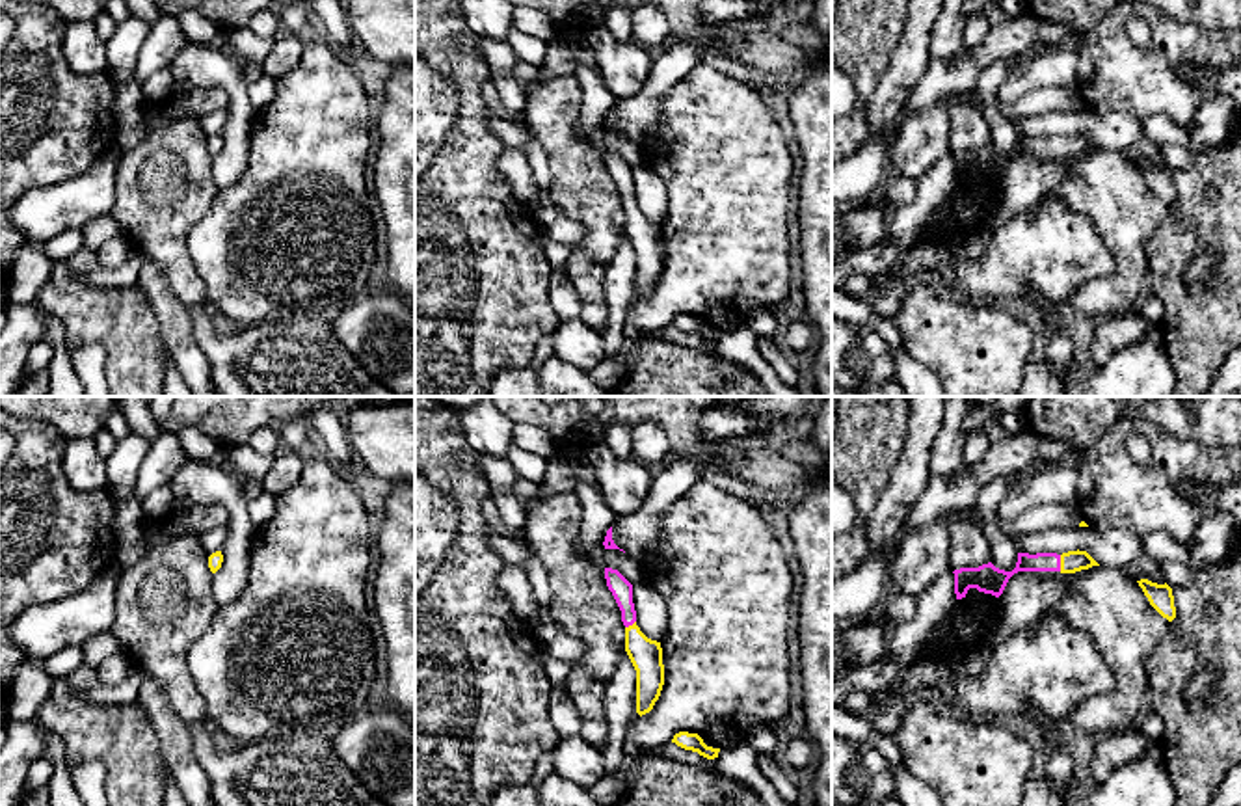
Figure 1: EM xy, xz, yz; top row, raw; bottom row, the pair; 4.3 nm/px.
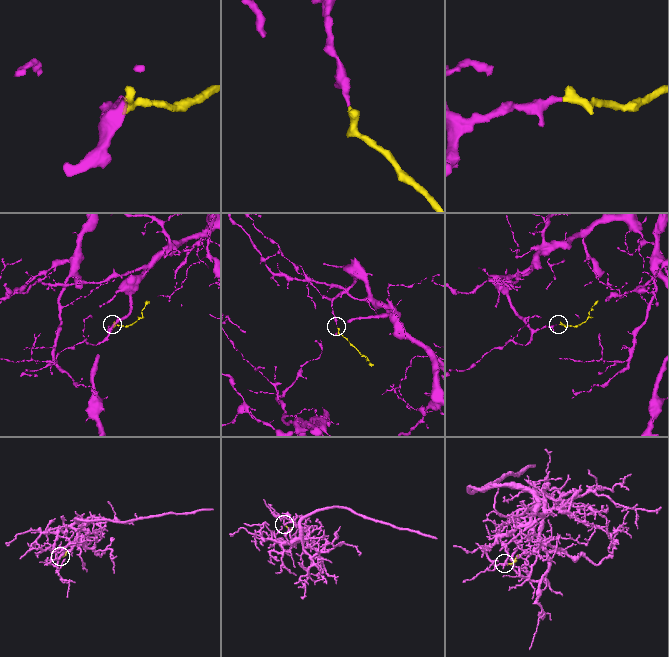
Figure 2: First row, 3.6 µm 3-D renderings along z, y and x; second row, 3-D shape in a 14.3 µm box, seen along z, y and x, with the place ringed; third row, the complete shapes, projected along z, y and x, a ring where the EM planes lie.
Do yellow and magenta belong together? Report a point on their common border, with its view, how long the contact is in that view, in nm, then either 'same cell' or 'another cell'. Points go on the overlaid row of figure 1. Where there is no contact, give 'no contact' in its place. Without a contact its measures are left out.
contact yz (1061, 563); length 70 nm; same cell

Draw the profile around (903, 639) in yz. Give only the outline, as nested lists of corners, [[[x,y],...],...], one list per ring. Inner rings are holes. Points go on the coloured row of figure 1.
[[[941,573],[923,594],[915,598],[917,612],[910,622],[889,624],[886,655],[897,665],[912,665],[917,650],[932,627],[954,607],[954,573]]]

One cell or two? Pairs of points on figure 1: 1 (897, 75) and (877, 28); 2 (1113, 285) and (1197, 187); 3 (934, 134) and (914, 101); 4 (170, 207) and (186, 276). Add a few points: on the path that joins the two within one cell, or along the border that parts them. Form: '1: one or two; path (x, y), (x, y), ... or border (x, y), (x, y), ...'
1: two; border (907, 19), (890, 66), (869, 97)
2: two; border (1171, 205), (1169, 216), (1148, 244), (1147, 278)
3: two; border (940, 95), (916, 110), (892, 142)
4: one; path (170, 224), (170, 254), (173, 259)

